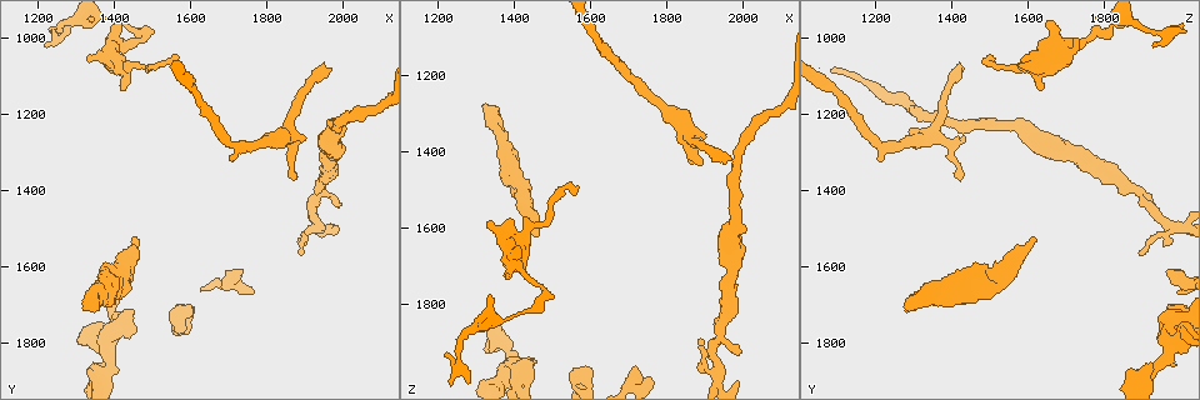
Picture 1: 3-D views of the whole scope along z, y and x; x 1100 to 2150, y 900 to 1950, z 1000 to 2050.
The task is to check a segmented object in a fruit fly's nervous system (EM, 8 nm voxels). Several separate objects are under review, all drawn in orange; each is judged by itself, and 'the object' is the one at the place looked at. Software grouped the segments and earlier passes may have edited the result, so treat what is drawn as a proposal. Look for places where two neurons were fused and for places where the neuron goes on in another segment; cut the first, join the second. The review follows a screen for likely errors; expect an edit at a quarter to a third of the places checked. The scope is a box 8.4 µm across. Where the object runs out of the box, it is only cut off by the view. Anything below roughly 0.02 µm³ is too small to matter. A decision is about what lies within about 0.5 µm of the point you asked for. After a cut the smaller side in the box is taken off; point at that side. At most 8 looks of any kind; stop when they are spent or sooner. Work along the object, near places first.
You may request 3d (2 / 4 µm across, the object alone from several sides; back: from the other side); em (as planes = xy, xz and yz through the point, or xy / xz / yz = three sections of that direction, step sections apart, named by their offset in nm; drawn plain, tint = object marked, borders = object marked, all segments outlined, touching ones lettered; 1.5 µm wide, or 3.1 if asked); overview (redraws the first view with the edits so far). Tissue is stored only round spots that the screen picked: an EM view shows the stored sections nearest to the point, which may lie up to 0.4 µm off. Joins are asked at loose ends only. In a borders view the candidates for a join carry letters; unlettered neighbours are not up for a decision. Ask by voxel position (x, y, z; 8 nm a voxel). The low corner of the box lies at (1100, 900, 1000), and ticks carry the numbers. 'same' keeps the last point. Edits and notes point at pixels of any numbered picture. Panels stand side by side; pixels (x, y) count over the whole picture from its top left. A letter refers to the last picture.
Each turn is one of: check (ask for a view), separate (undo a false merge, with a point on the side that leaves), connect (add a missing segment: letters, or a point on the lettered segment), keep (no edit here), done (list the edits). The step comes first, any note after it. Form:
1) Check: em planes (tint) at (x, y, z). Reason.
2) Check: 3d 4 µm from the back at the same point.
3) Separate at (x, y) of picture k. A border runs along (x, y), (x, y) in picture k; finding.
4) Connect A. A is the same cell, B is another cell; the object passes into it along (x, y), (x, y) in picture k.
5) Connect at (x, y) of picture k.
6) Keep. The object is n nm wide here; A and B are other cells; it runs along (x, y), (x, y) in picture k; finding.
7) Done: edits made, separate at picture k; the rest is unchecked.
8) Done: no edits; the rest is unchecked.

Check: 3d 2 µm at (1890, 1275, 1430). Tapers out.

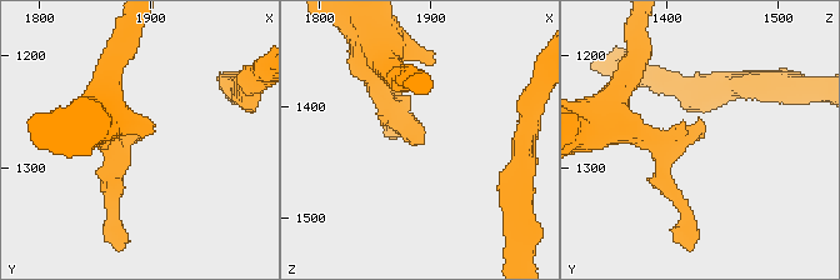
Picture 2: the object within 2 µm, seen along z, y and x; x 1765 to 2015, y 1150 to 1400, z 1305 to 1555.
Check: em planes (tint) at (1888, 1278, 1430). Now the EM.

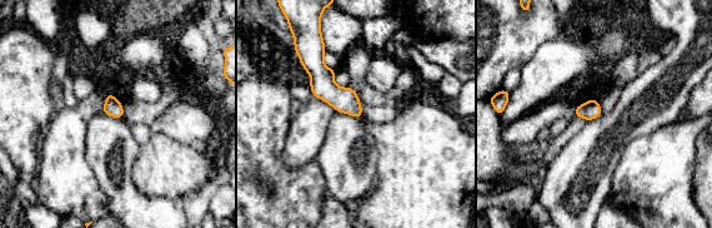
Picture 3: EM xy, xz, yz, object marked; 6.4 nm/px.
Check: em planes (borders) at the same point. What lies round it.

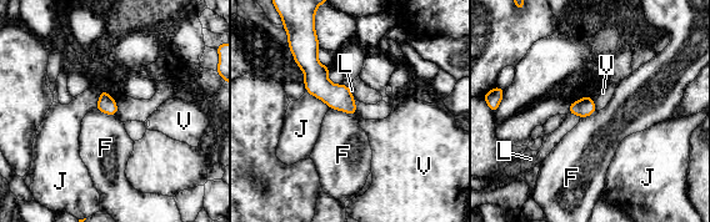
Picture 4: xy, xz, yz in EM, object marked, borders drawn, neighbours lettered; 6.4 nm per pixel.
Keep. The object is 110 nm wide here; the longest contact is with J, 200 nm; F, J, L and V are other cells; none of them fits.

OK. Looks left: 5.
Check: 3d 4 µm at (1450, 1525, 1615). Free end.

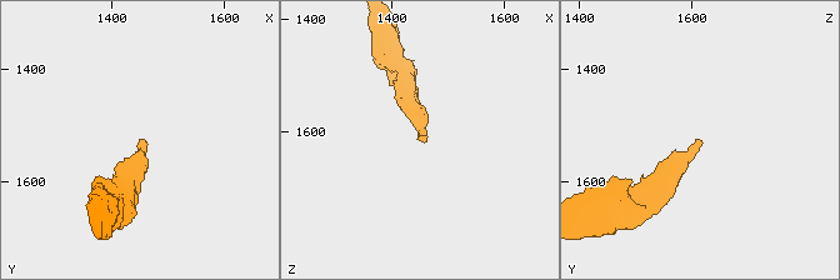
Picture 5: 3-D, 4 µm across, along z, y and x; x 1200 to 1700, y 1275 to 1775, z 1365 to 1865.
Check: em planes (borders) at (1455, 1520, 1620). Shape alone is not enough.

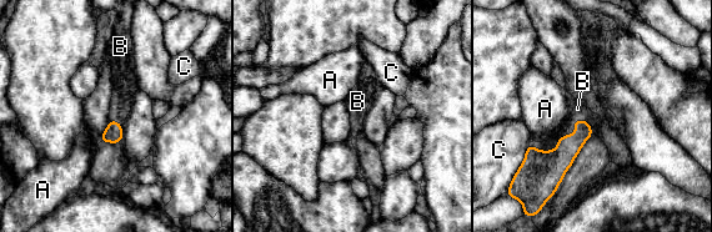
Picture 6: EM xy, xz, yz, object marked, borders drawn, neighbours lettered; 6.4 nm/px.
Connect B. B is the same cell, A and C are other cells; the object passes into it along (545, 170), (563, 136), (577, 109) in picture 6; it goes on there.

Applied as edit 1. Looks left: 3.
Done: edits made, connect at picture 6; the rest is unchecked.

